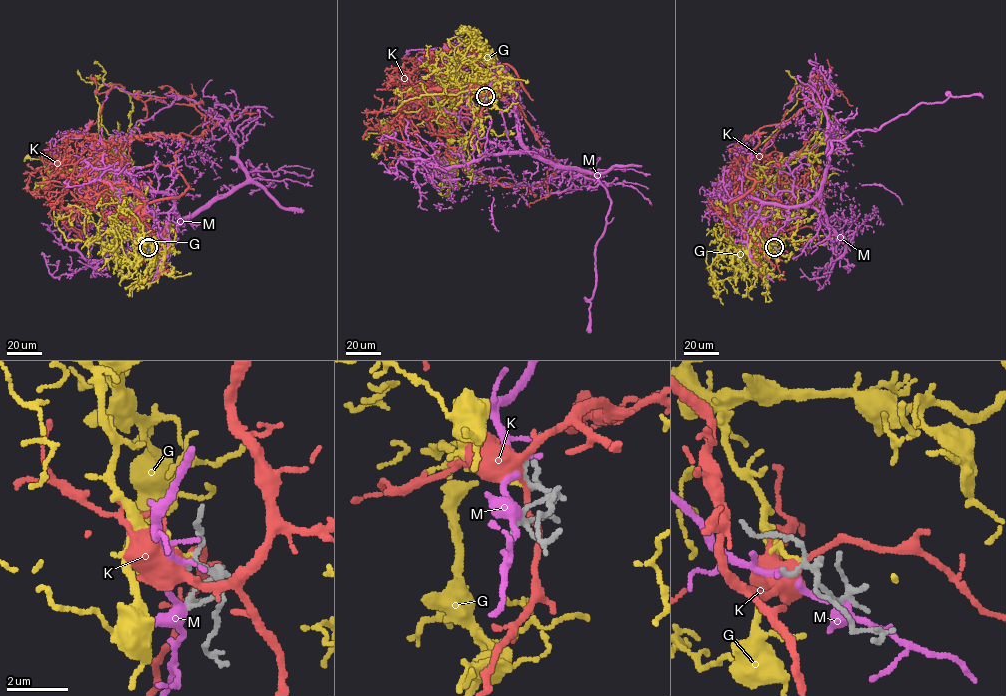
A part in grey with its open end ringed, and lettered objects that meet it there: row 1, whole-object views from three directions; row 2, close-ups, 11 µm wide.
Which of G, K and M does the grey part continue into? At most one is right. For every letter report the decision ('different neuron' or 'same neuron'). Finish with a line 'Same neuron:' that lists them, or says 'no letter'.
G: same neuron
K: different neuron
M: different neuron
Same neuron: G

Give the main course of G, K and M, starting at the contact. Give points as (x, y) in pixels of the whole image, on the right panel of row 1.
G: (774, 247), (766, 237), (737, 248), (730, 209), (755, 148), (818, 78)
K: (773, 247), (730, 204), (755, 181), (757, 131), (818, 105), (825, 81), (791, 100), (800, 87)
M: (773, 248), (750, 230), (763, 204), (818, 196), (839, 258), (856, 218), (843, 191), (883, 185), (902, 204)

